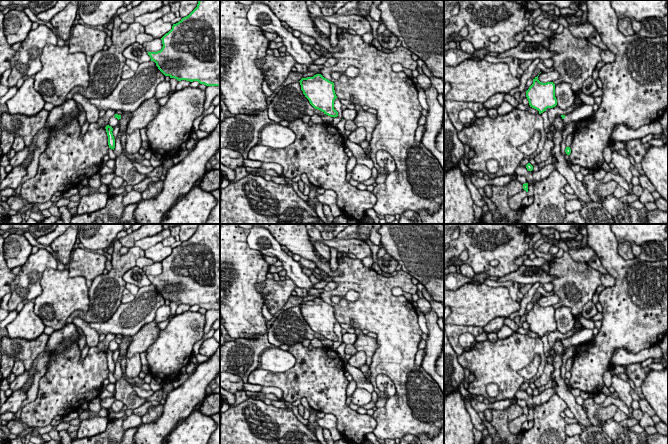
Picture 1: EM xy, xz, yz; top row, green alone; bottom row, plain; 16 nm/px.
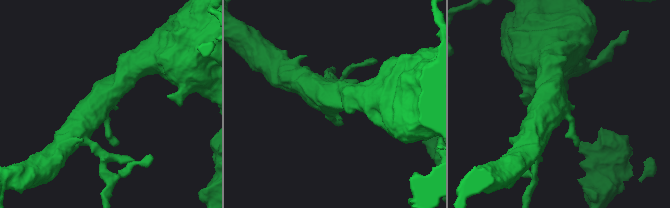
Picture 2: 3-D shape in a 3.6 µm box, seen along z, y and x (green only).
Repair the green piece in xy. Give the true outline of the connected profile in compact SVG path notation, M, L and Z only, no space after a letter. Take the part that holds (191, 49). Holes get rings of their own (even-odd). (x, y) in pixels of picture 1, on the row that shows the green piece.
M199 0L197 7L173 24L161 40L163 47L160 51L147 53L165 76L220 86L220 0Z

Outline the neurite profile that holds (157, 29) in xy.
M159 18L145 26L145 33L151 35L153 38L161 39L172 29L172 26L171 22L164 22Z

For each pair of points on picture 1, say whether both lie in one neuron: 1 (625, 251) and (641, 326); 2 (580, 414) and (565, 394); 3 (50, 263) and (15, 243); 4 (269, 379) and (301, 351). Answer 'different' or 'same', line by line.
1: different
2: same
3: different
4: same

